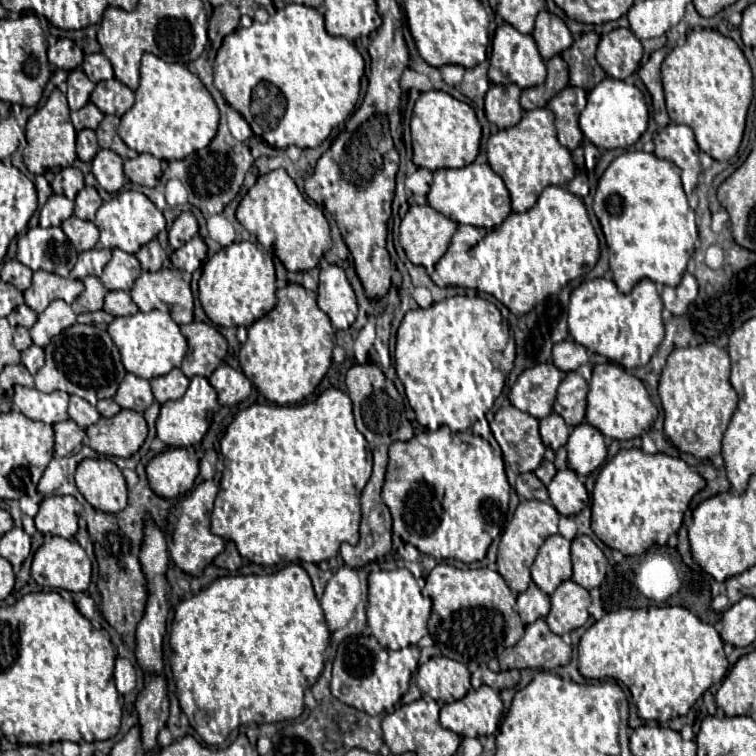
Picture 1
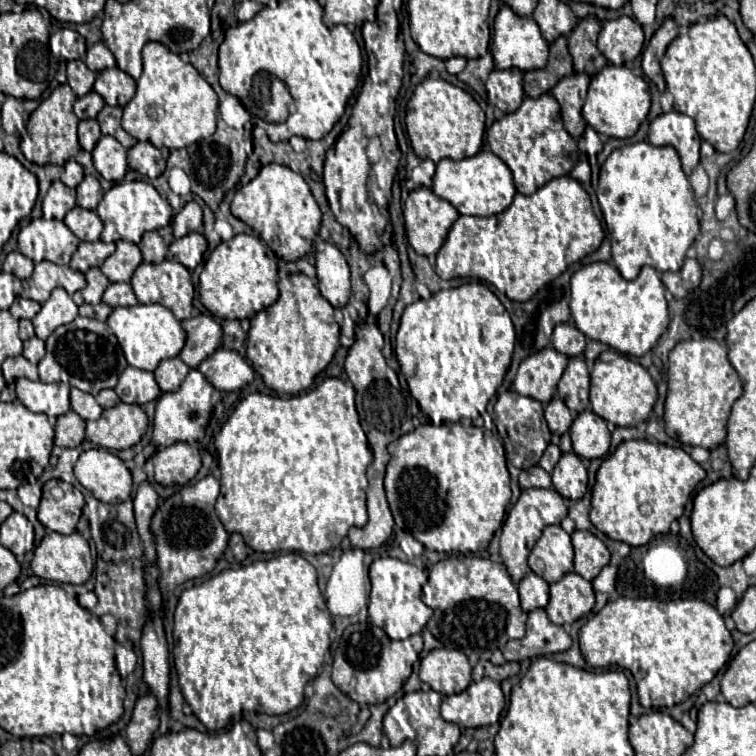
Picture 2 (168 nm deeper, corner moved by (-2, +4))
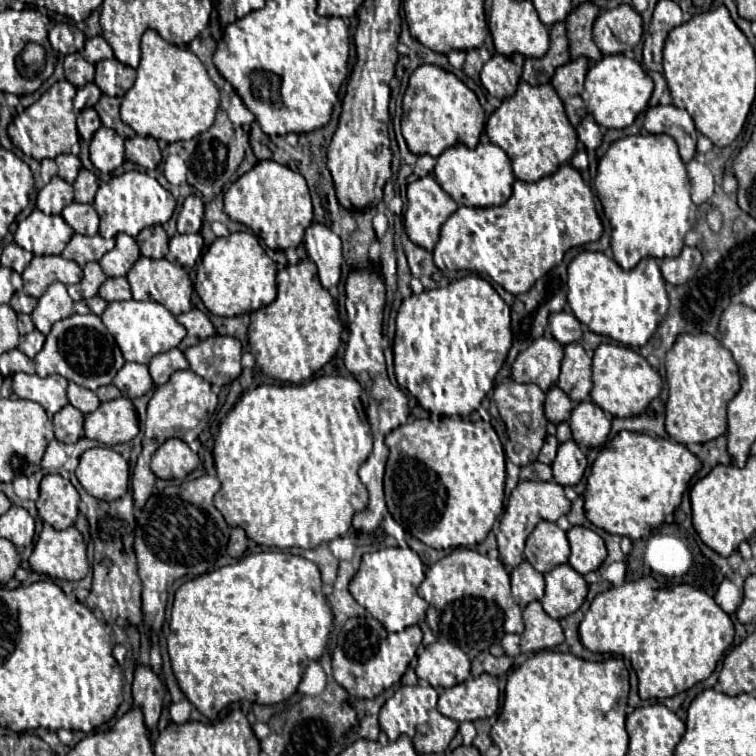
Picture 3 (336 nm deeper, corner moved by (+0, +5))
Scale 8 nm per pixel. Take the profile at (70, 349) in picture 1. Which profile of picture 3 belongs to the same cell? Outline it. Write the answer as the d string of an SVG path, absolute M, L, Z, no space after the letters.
M73 313L67 319L61 319L53 325L51 333L45 339L43 349L35 357L35 369L39 377L47 375L61 375L67 381L73 381L85 389L97 391L101 385L111 385L113 377L117 375L119 367L123 365L123 357L117 351L117 343L113 335L109 333L107 341L107 329L101 321L101 317L89 313L79 315Z

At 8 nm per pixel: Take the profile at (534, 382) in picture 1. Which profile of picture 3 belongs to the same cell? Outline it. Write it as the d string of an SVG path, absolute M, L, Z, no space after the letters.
M553 337L535 339L525 351L521 351L513 363L511 377L517 383L533 383L541 391L549 391L557 379L563 359L563 345Z

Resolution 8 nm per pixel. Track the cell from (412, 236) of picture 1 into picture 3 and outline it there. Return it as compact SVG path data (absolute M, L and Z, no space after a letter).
M433 175L413 181L407 187L407 211L405 211L405 231L409 239L433 251L439 241L441 225L457 209L457 203L439 187Z

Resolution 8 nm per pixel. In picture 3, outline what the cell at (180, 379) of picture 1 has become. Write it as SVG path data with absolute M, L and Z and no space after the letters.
M171 349L167 353L155 355L149 363L149 373L157 387L165 385L169 381L169 377L179 369L189 369L189 363L179 349Z

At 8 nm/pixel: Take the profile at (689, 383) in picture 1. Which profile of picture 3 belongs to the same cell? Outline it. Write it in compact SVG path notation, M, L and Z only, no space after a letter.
M683 333L667 353L667 417L665 429L677 443L707 443L727 431L727 403L739 393L739 367L731 353L709 333Z

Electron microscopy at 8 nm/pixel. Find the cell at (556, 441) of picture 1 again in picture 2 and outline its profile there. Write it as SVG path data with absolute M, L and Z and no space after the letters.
M553 398L547 406L545 406L545 420L547 420L547 426L553 434L565 434L573 422L573 414L571 410L563 404L563 400L559 398Z

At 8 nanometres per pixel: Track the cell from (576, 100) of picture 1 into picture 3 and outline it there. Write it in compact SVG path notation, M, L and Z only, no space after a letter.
M575 59L567 63L565 67L559 67L551 79L551 85L561 97L567 117L573 127L577 127L587 115L583 99L581 99L583 81L585 81L587 71L589 71L589 59Z

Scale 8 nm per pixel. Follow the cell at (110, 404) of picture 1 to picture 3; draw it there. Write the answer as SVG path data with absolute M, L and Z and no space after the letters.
M105 385L105 387L99 387L99 389L95 391L95 395L99 397L99 401L111 401L111 399L121 397L121 391L117 391L115 385Z

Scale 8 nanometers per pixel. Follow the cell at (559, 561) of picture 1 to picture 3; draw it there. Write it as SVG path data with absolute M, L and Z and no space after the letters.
M541 521L525 543L525 561L539 573L549 573L569 559L569 541L557 523Z

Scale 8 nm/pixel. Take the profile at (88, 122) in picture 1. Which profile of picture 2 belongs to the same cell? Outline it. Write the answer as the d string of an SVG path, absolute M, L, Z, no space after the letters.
M91 90L87 96L77 98L77 102L75 102L75 116L77 116L79 120L95 118L103 106L105 106L103 98L101 98L95 90Z

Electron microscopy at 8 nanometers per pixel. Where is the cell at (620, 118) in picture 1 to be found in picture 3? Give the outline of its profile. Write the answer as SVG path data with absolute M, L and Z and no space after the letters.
M605 55L601 61L593 63L585 77L582 99L593 119L607 129L625 129L635 117L647 111L649 97L653 93L653 81L645 69L625 55Z

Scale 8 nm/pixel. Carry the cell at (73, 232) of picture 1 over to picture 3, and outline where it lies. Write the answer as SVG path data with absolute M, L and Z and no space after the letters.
M71 203L63 209L61 217L71 225L71 229L75 233L93 237L99 231L99 215L91 205L83 205L83 203Z

